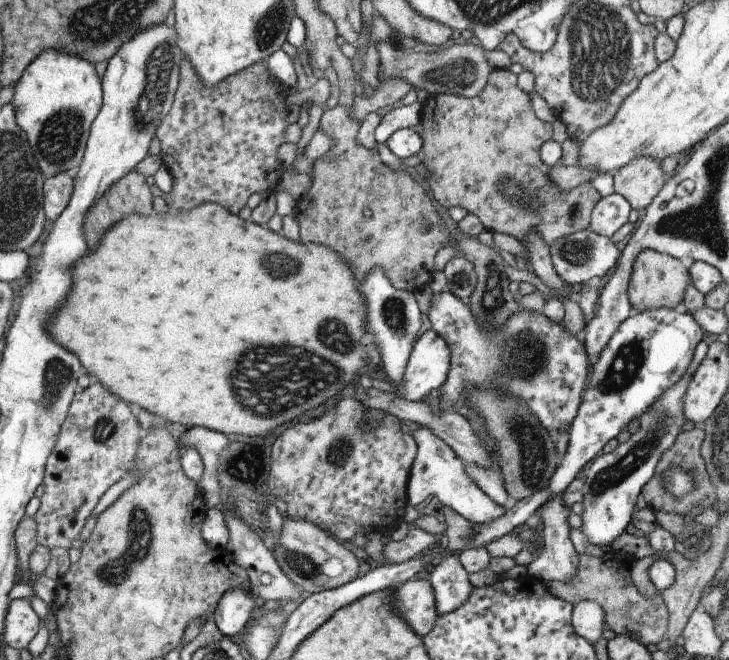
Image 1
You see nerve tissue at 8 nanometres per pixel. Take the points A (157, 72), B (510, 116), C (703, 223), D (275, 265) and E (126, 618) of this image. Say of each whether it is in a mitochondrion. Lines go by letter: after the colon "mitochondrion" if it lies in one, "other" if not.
A: mitochondrion
B: other
C: mitochondrion
D: mitochondrion
E: other

